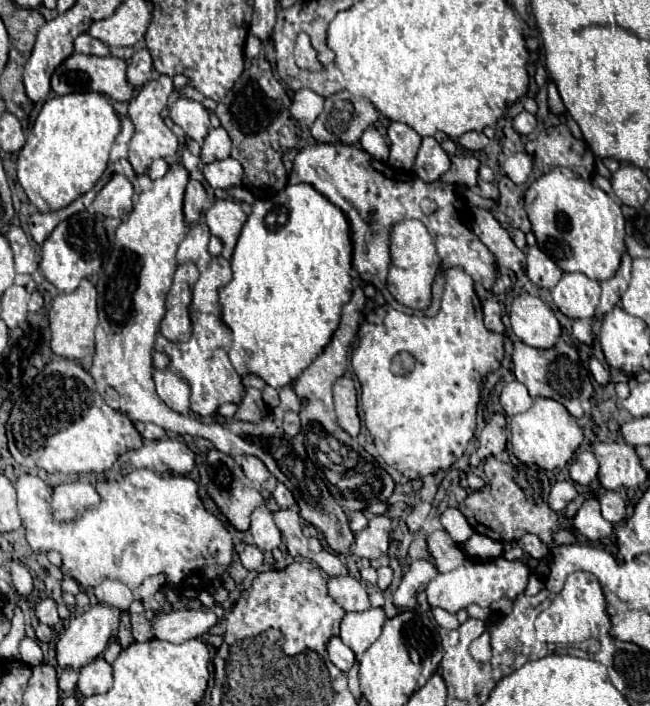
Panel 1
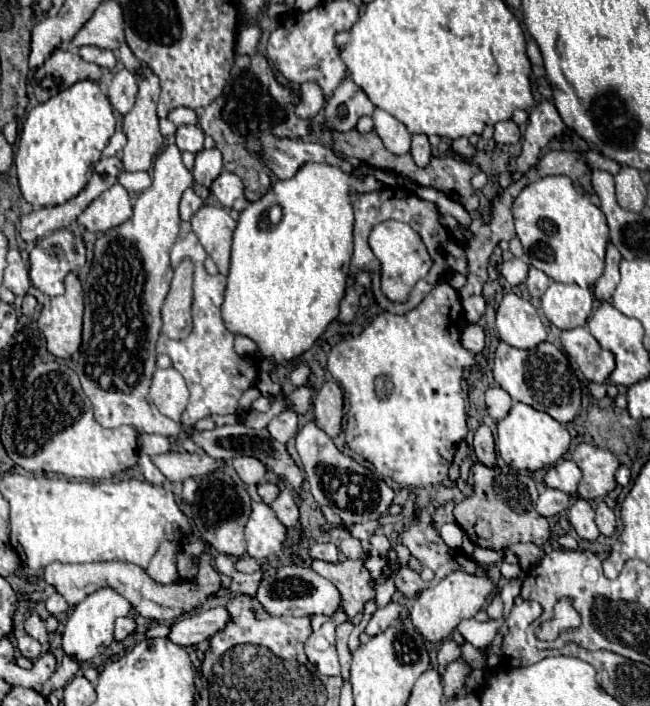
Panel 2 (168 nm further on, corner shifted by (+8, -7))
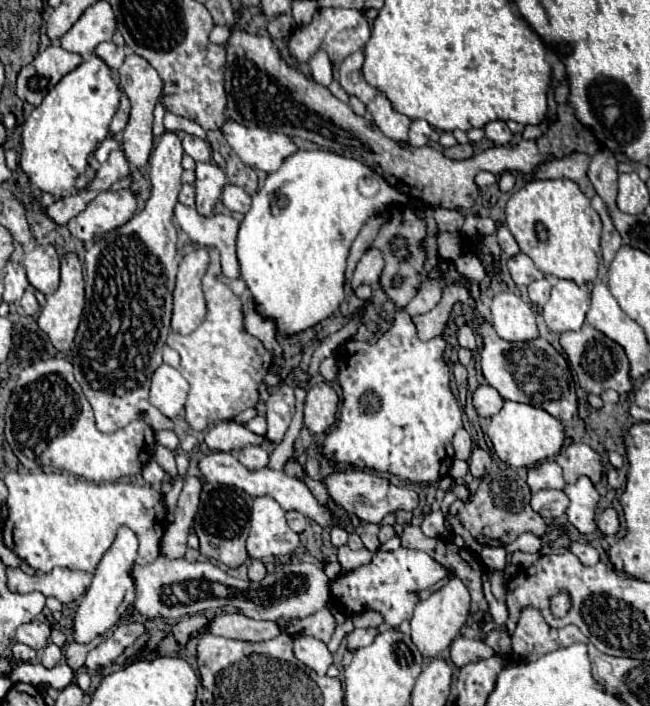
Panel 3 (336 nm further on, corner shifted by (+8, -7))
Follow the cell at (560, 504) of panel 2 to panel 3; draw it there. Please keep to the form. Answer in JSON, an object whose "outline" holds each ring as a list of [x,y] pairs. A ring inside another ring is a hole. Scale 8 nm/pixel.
{"outline":[[[540,490],[532,494],[530,504],[542,518],[560,518],[568,508],[568,496],[562,490]]]}

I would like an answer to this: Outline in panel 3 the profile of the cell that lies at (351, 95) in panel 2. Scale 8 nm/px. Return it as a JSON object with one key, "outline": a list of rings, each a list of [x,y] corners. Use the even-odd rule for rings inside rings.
{"outline":[[[362,50],[350,54],[350,56],[340,64],[338,82],[340,82],[340,86],[344,88],[344,92],[346,92],[348,96],[356,96],[356,98],[362,100],[364,104],[368,104],[378,92],[376,92],[376,88],[372,88],[370,84],[364,82],[362,72],[360,72],[362,60],[364,60]]]}

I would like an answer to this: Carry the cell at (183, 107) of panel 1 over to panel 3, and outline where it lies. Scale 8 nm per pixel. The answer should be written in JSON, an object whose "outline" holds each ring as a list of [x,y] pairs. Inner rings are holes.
{"outline":[[[186,134],[182,138],[182,148],[188,156],[192,156],[196,162],[208,162],[210,156],[212,156],[212,148],[210,144],[206,144],[206,140],[202,138],[196,138],[196,136],[190,136]]]}

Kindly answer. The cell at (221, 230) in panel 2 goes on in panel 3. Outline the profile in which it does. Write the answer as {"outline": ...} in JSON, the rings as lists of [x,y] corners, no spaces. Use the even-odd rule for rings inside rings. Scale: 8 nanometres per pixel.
{"outline":[[[178,204],[174,208],[176,222],[190,236],[190,240],[202,246],[216,246],[220,250],[222,274],[228,278],[238,278],[238,260],[236,260],[236,234],[238,222],[228,214],[210,214],[202,216],[196,208]]]}

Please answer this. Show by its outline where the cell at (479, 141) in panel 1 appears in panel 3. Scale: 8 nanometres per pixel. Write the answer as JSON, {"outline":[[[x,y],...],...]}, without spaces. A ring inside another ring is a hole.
{"outline":[[[456,144],[452,148],[446,148],[444,154],[452,160],[464,160],[464,158],[470,158],[474,154],[474,150],[472,150],[472,144]]]}

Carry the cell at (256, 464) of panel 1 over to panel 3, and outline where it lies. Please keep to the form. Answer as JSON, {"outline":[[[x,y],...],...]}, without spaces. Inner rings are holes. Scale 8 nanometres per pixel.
{"outline":[[[246,446],[244,450],[236,452],[236,460],[248,470],[260,470],[268,466],[268,452],[260,446]]]}

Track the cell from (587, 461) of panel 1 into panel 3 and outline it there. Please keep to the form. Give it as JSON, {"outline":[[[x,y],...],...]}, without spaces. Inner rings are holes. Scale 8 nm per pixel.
{"outline":[[[540,462],[534,468],[528,470],[528,486],[532,492],[544,490],[544,488],[556,488],[556,490],[564,490],[566,482],[562,476],[560,466],[556,466],[556,462]]]}

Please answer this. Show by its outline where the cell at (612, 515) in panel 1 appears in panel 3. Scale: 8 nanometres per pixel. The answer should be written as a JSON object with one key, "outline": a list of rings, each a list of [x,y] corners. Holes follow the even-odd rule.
{"outline":[[[606,508],[598,518],[598,530],[604,536],[614,536],[618,532],[618,514],[614,508]]]}

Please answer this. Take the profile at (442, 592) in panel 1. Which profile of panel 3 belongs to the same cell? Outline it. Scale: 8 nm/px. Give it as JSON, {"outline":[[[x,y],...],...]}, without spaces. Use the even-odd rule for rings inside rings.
{"outline":[[[452,578],[452,580],[448,580],[446,586],[432,592],[430,598],[420,600],[416,604],[412,620],[410,620],[412,642],[418,646],[418,650],[424,656],[434,658],[434,656],[438,656],[442,650],[446,650],[450,646],[450,642],[458,636],[458,632],[460,632],[462,624],[468,620],[468,616],[470,616],[470,592],[462,584],[460,578]]]}

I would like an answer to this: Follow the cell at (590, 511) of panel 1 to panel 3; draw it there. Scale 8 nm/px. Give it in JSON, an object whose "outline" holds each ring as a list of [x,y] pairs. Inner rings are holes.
{"outline":[[[582,476],[578,482],[568,484],[564,488],[566,496],[570,498],[570,506],[566,510],[568,522],[580,532],[580,534],[592,534],[596,530],[596,514],[594,508],[600,500],[594,484]]]}

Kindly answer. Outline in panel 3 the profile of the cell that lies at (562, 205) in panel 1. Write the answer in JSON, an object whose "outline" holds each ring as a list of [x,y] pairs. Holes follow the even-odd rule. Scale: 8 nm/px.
{"outline":[[[532,180],[506,202],[506,224],[520,250],[532,258],[544,274],[566,278],[578,286],[598,274],[602,222],[590,200],[572,180]]]}

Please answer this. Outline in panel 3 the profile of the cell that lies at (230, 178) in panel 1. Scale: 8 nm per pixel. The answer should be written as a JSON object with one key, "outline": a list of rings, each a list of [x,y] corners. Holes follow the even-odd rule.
{"outline":[[[226,184],[224,190],[222,190],[222,204],[230,212],[242,212],[242,214],[246,214],[248,208],[250,208],[250,196],[240,186]]]}

